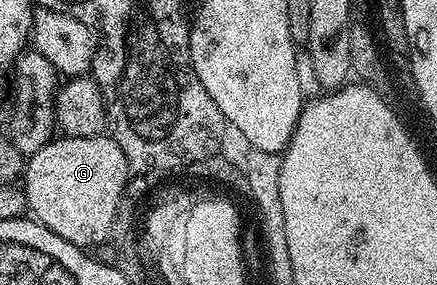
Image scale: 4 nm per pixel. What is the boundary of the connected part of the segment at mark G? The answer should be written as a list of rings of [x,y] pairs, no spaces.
[[[110,135],[56,137],[43,145],[35,155],[28,157],[26,164],[27,168],[23,170],[26,207],[38,223],[77,247],[92,248],[110,239],[118,204],[131,172],[126,155]]]

